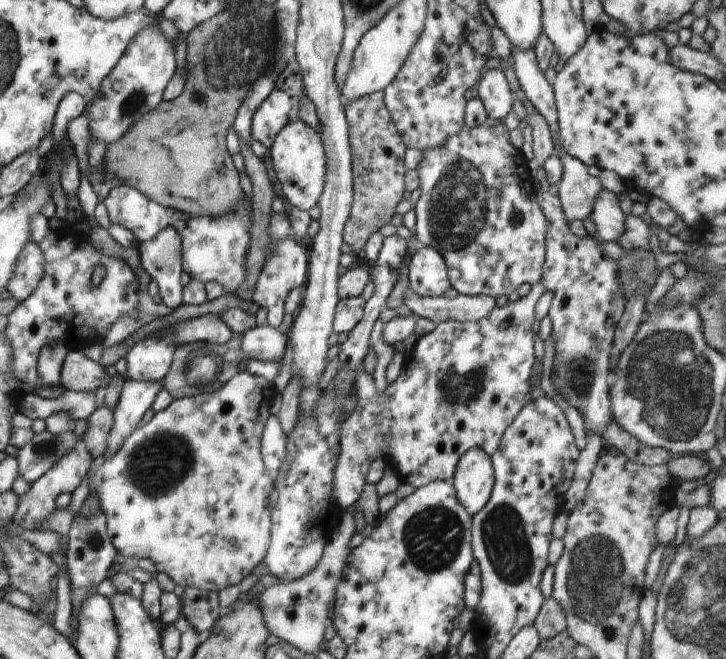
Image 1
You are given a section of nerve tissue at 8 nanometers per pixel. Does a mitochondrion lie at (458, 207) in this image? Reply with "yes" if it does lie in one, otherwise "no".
yes

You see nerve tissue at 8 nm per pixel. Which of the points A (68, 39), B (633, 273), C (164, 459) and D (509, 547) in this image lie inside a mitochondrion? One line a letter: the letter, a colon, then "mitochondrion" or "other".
A: other
B: mitochondrion
C: mitochondrion
D: mitochondrion

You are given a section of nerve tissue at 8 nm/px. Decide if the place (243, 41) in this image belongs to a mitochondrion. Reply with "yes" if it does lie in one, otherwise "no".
yes

